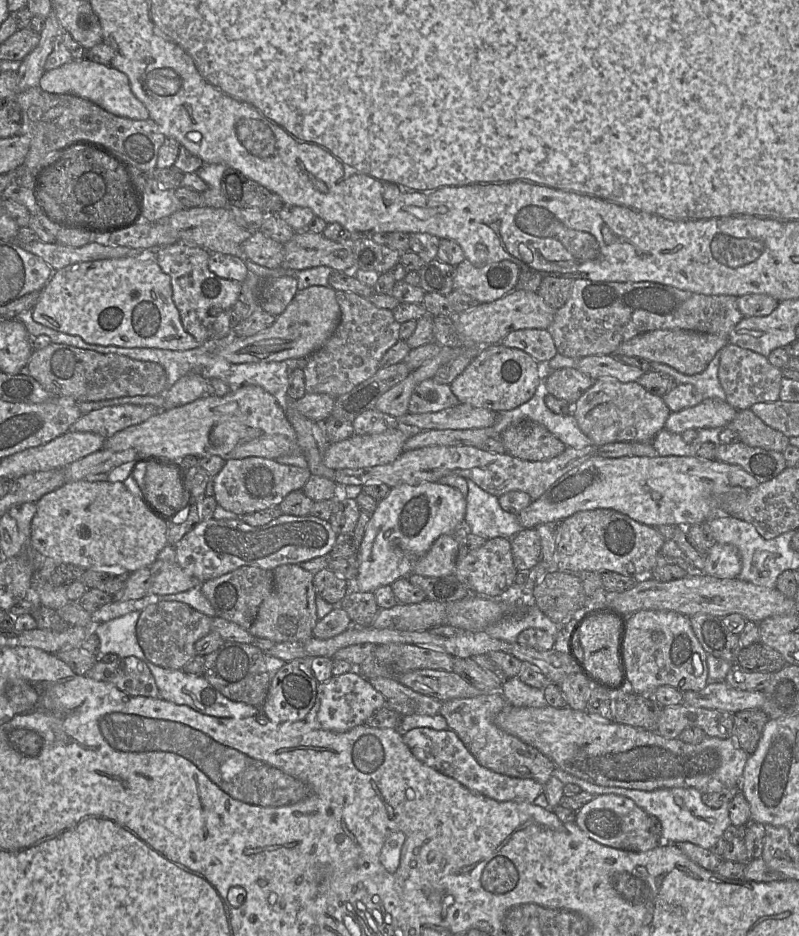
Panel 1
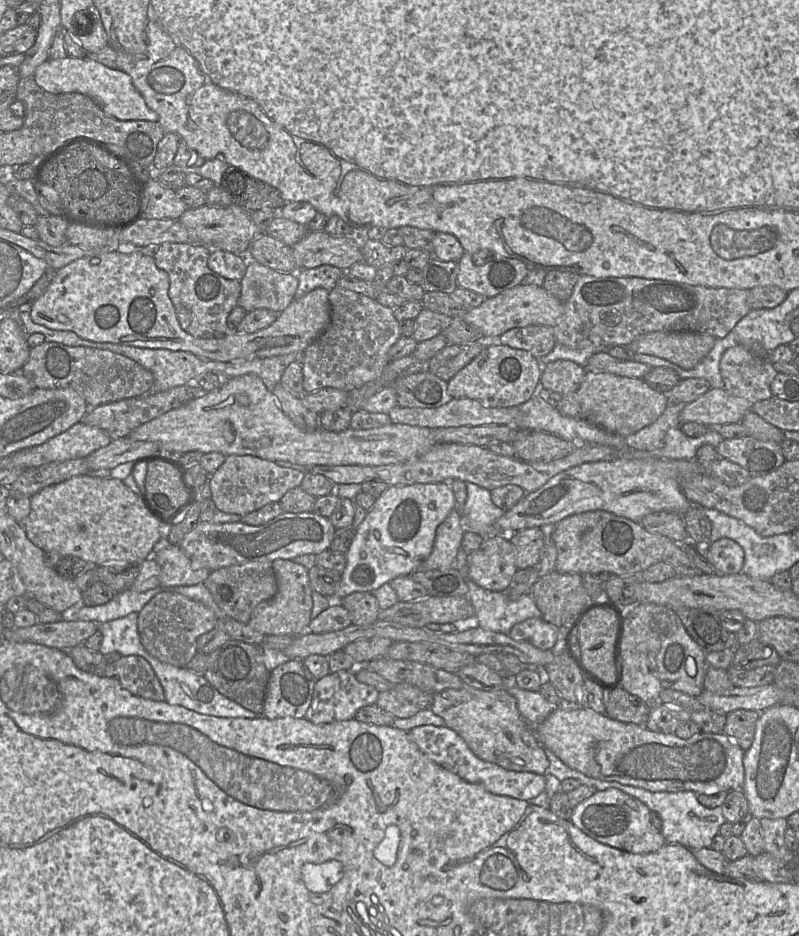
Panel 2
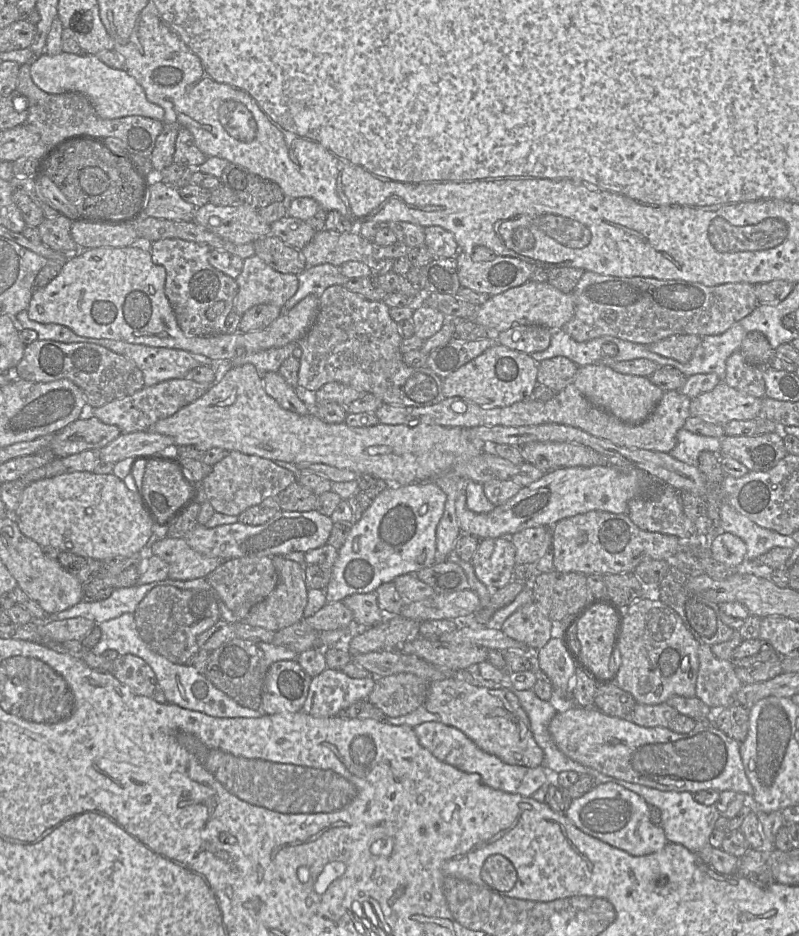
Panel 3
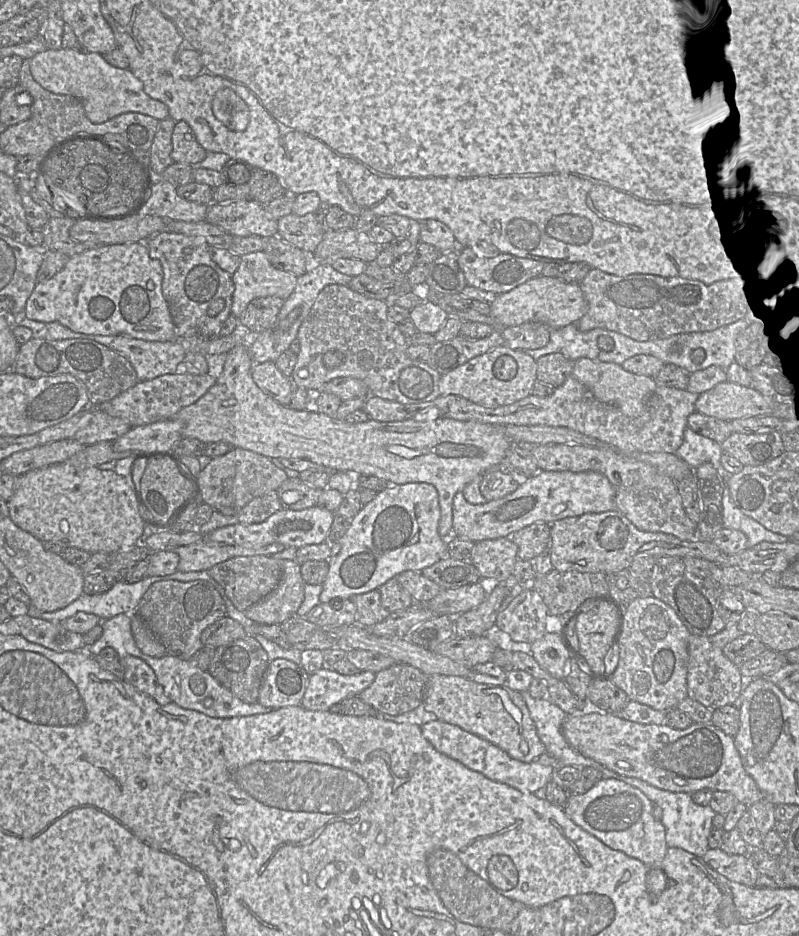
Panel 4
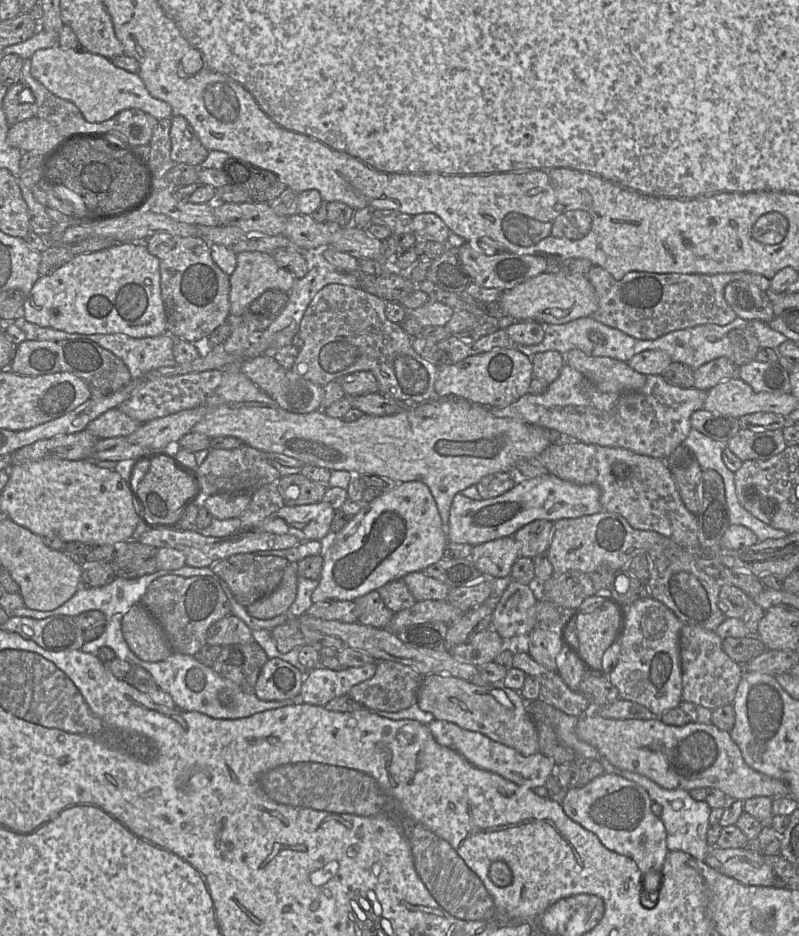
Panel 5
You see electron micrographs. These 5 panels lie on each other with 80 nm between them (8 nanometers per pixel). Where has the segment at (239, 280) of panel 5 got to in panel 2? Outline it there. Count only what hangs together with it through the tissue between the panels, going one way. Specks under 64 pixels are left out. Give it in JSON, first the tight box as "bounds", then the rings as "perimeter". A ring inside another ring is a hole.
{"bounds":[237,260,298,313],"perimeter":[[[252,260],[247,261],[245,275],[239,282],[241,293],[237,306],[242,307],[246,312],[268,309],[280,313],[294,300],[298,288],[297,273],[278,272]]]}

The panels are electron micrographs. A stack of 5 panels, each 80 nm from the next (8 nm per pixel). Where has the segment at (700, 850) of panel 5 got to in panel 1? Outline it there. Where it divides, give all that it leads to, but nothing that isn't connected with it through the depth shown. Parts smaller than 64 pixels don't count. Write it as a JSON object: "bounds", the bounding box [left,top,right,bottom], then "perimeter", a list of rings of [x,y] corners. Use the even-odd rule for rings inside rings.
{"bounds":[574,776,730,849],"perimeter":[[[574,776],[575,784],[582,790],[598,794],[615,794],[632,799],[648,815],[655,816],[662,825],[661,840],[667,843],[690,842],[709,849],[723,836],[725,829],[730,826],[728,803],[719,808],[711,808],[702,801],[702,793],[690,788],[661,788],[653,791],[628,789],[618,786],[600,786]]]}

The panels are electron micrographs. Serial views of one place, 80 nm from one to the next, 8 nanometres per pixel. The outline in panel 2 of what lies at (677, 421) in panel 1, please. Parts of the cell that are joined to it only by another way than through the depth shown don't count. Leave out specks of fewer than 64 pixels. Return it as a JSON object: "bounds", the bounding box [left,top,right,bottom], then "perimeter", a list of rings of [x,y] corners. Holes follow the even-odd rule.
{"bounds":[680,388,753,428],"perimeter":[[[710,388],[696,400],[681,407],[680,423],[697,422],[714,428],[740,423],[753,404],[731,395],[724,388]]]}

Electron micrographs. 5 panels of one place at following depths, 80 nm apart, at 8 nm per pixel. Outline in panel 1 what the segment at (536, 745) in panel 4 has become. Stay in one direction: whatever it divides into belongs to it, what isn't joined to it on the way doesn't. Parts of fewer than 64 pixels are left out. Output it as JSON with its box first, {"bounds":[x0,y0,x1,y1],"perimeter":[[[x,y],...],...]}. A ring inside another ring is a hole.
{"bounds":[439,692,555,785],"perimeter":[[[501,692],[484,693],[472,698],[444,701],[439,714],[446,719],[449,729],[457,734],[479,764],[499,774],[529,778],[544,785],[552,776],[555,764],[538,749],[502,731],[493,722],[494,717],[507,705]]]}

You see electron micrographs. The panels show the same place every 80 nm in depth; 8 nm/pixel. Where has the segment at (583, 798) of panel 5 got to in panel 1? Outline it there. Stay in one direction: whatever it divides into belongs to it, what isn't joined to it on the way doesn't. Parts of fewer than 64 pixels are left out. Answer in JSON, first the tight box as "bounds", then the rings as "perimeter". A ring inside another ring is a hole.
{"bounds":[574,795,662,851],"perimeter":[[[595,795],[576,812],[574,822],[591,839],[613,848],[648,851],[662,842],[661,836],[650,832],[648,814],[632,799],[621,795]]]}

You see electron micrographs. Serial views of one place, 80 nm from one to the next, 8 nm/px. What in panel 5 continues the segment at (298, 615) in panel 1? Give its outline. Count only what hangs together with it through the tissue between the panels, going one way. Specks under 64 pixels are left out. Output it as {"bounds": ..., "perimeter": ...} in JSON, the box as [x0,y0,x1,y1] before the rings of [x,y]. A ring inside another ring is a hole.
{"bounds":[248,562,297,620],"perimeter":[[[289,562],[279,586],[269,595],[248,606],[248,614],[260,620],[268,620],[286,613],[295,601],[297,581],[297,563]]]}

